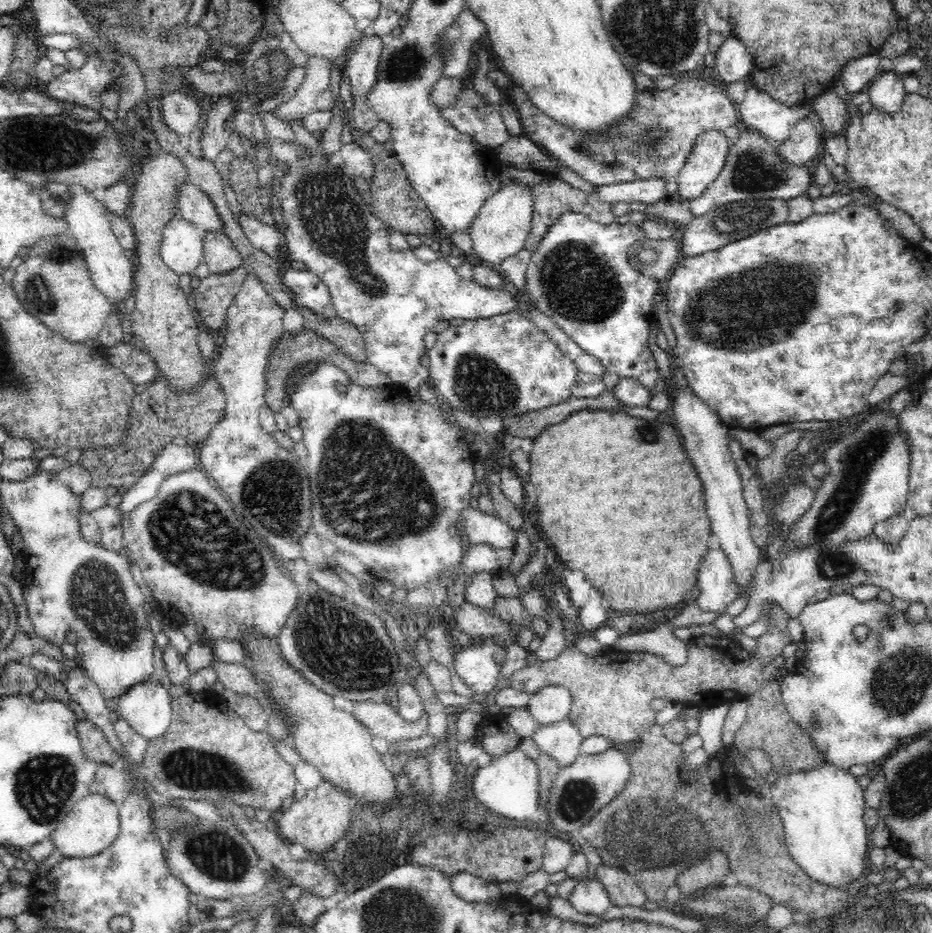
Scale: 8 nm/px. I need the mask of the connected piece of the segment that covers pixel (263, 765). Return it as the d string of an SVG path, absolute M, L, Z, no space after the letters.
M211 690L195 693L188 691L172 699L172 722L168 730L154 740L147 740L141 774L153 789L168 799L198 800L214 802L216 799L234 801L242 808L253 806L274 811L285 801L292 800L296 786L296 775L288 762L276 751L275 745L262 728L251 727L244 719L227 708L226 704Z

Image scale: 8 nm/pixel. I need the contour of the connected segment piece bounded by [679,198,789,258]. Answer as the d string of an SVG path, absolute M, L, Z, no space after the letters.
M751 198L714 206L706 214L692 217L687 225L680 228L681 258L700 256L704 252L718 250L725 244L742 240L756 231L784 224L788 222L788 218L788 201L780 198Z

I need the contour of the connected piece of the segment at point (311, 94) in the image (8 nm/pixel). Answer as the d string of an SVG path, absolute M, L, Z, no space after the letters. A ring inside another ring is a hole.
M308 56L306 76L296 94L287 102L271 110L282 122L302 120L306 114L321 111L328 112L332 107L331 67L333 61L319 56Z

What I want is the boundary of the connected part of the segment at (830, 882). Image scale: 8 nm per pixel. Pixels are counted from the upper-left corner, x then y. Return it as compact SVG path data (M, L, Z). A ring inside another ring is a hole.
M826 761L816 769L788 773L771 786L763 785L760 792L766 795L772 806L778 809L778 816L784 825L788 852L802 870L816 882L832 888L847 888L853 880L868 872L866 856L870 848L870 833L864 822L864 790L852 770L836 769Z

